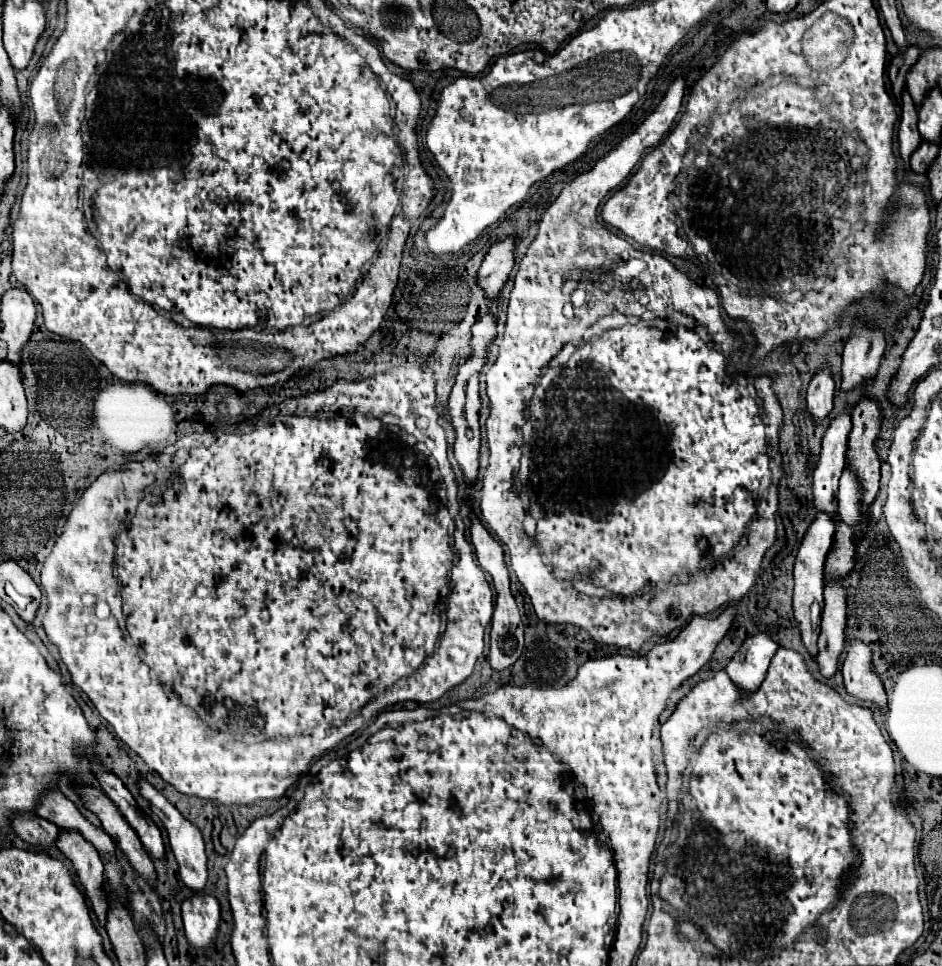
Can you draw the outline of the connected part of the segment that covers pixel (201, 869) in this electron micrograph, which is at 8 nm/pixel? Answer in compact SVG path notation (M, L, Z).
M140 782L140 794L150 802L152 806L152 812L162 820L166 832L168 832L168 842L170 842L170 848L174 852L174 858L178 862L178 872L180 872L180 878L182 882L194 890L194 892L202 892L206 882L208 882L208 872L206 872L206 854L204 854L204 840L202 840L202 834L200 830L190 824L156 788L152 788L148 782Z

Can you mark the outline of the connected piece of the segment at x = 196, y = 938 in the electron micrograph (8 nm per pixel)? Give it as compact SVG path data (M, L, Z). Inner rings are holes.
M194 894L182 902L184 934L194 948L210 948L220 926L220 904L214 896Z

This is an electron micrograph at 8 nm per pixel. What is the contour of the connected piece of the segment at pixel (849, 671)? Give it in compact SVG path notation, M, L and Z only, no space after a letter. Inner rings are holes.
M856 638L850 640L846 660L842 664L842 676L844 686L852 696L872 702L882 710L886 708L886 690L880 676L876 674L870 644L864 644Z

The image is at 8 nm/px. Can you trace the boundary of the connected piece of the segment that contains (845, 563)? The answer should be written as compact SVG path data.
M836 524L836 536L832 552L828 554L824 576L848 576L854 566L854 532L846 524Z

